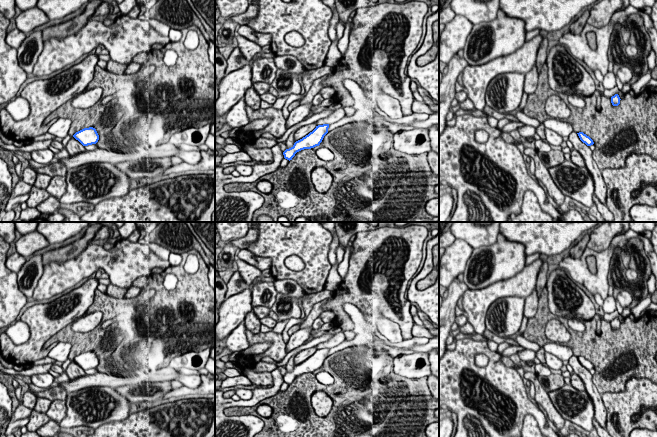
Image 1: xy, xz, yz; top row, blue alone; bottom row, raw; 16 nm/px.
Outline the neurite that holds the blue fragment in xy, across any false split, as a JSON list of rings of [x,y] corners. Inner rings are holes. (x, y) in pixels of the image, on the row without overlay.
[[[84,352],[76,356],[73,361],[78,364],[83,370],[96,368],[99,364],[99,359],[95,352]]]

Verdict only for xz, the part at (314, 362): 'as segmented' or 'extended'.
extended

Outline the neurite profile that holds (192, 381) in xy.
[[[180,374],[178,379],[179,382],[181,382],[184,386],[195,389],[200,386],[201,384],[201,377],[197,374]]]

